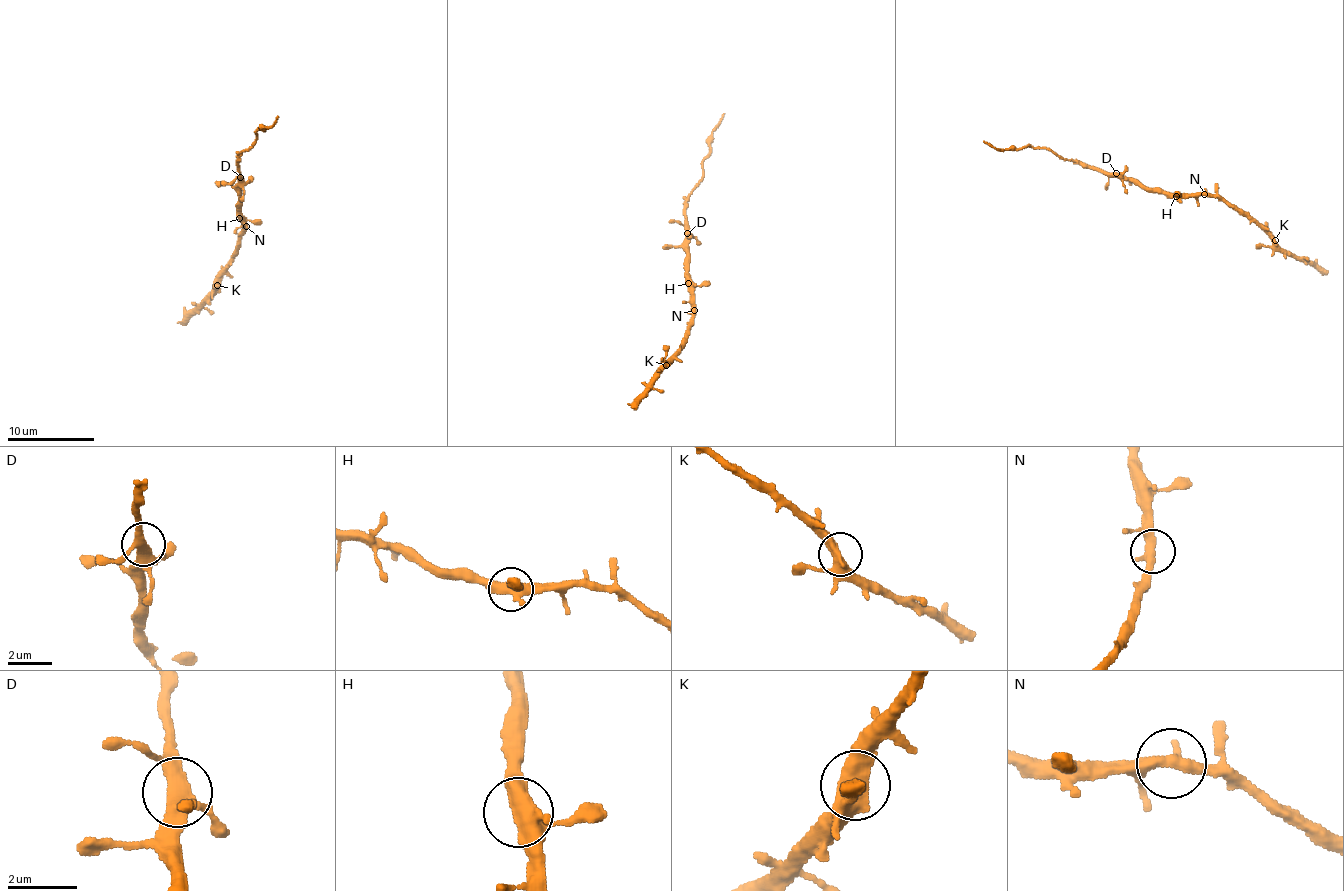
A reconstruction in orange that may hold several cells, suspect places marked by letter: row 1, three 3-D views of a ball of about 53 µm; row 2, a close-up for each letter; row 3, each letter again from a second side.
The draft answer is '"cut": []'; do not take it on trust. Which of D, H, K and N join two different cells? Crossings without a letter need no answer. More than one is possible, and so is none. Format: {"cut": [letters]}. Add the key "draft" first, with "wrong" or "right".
{"draft": "right", "cut": []}

